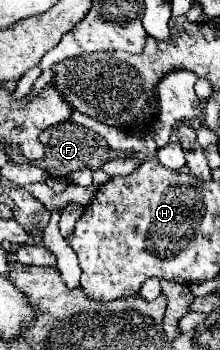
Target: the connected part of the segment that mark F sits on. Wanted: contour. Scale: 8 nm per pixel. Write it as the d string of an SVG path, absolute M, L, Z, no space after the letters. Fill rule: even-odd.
M60 123L54 127L48 127L46 131L42 131L42 145L46 147L46 157L44 161L40 161L38 165L50 173L56 179L64 179L74 171L80 171L84 167L90 167L92 171L100 169L106 161L108 161L108 145L102 137L98 137L94 131L76 125L76 123Z

